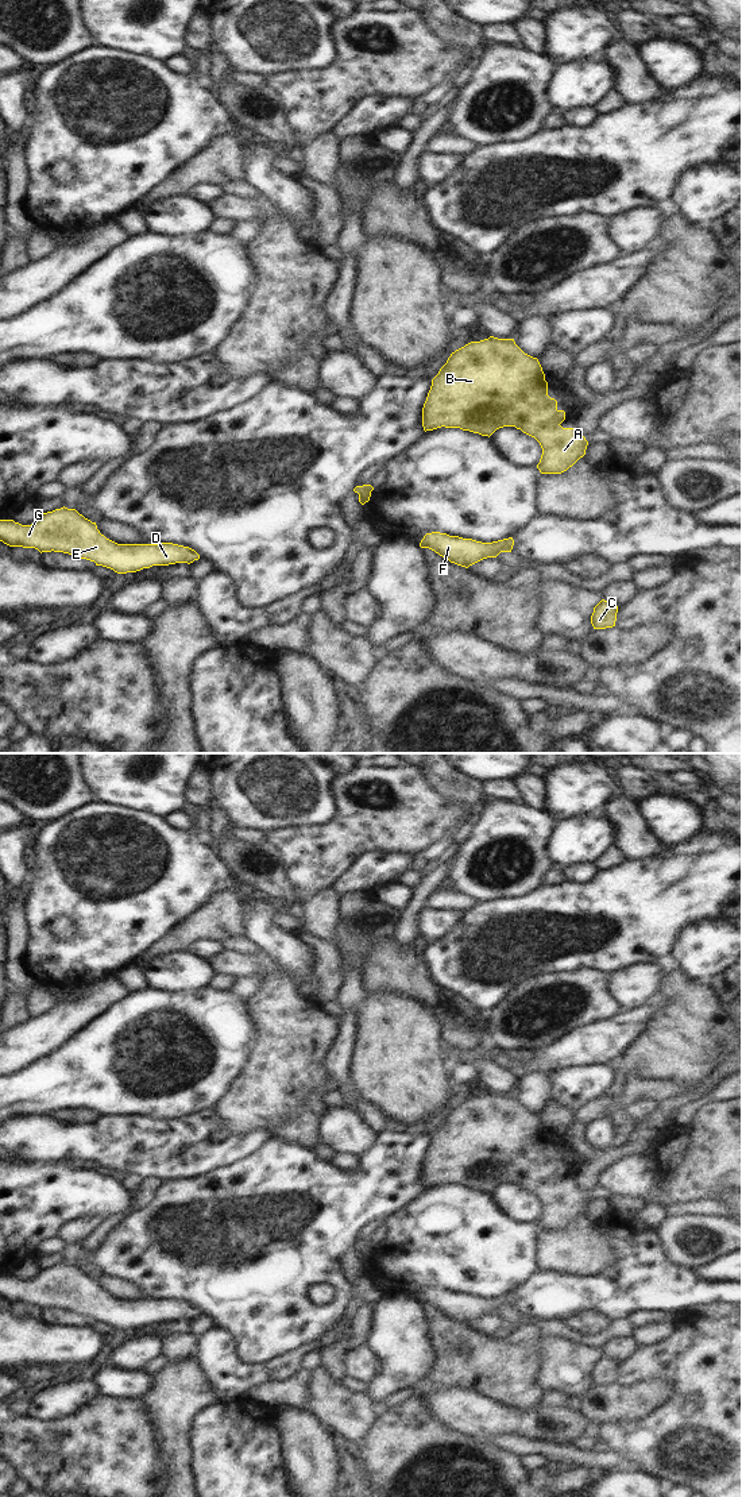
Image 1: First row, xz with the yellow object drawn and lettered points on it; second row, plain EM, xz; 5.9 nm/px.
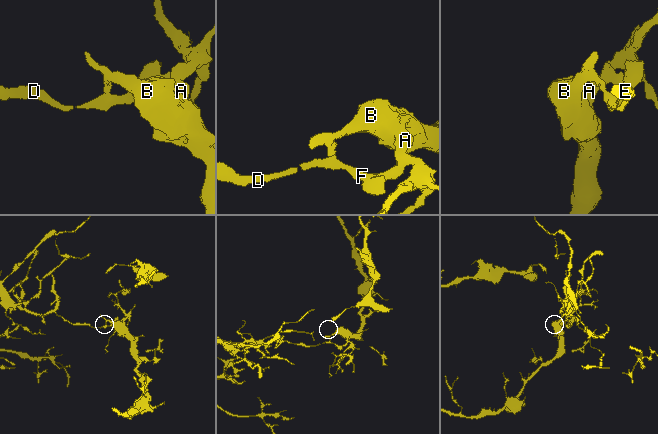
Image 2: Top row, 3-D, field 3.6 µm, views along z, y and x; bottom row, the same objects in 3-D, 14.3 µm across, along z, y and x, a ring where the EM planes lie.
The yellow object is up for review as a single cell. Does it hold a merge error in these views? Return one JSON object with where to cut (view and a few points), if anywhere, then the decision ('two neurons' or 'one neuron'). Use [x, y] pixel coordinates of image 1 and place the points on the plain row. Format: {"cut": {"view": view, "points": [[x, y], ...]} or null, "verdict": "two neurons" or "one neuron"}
{"cut": {"view": "xz", "points": [[370, 1247], [359, 1250]]}, "verdict": "two neurons"}

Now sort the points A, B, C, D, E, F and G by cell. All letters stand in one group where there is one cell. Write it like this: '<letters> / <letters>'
A B C / D E F G

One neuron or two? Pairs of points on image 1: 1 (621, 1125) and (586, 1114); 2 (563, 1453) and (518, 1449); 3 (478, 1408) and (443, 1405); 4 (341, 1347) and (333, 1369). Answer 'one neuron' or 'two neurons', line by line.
1: one neuron
2: one neuron
3: one neuron
4: one neuron

